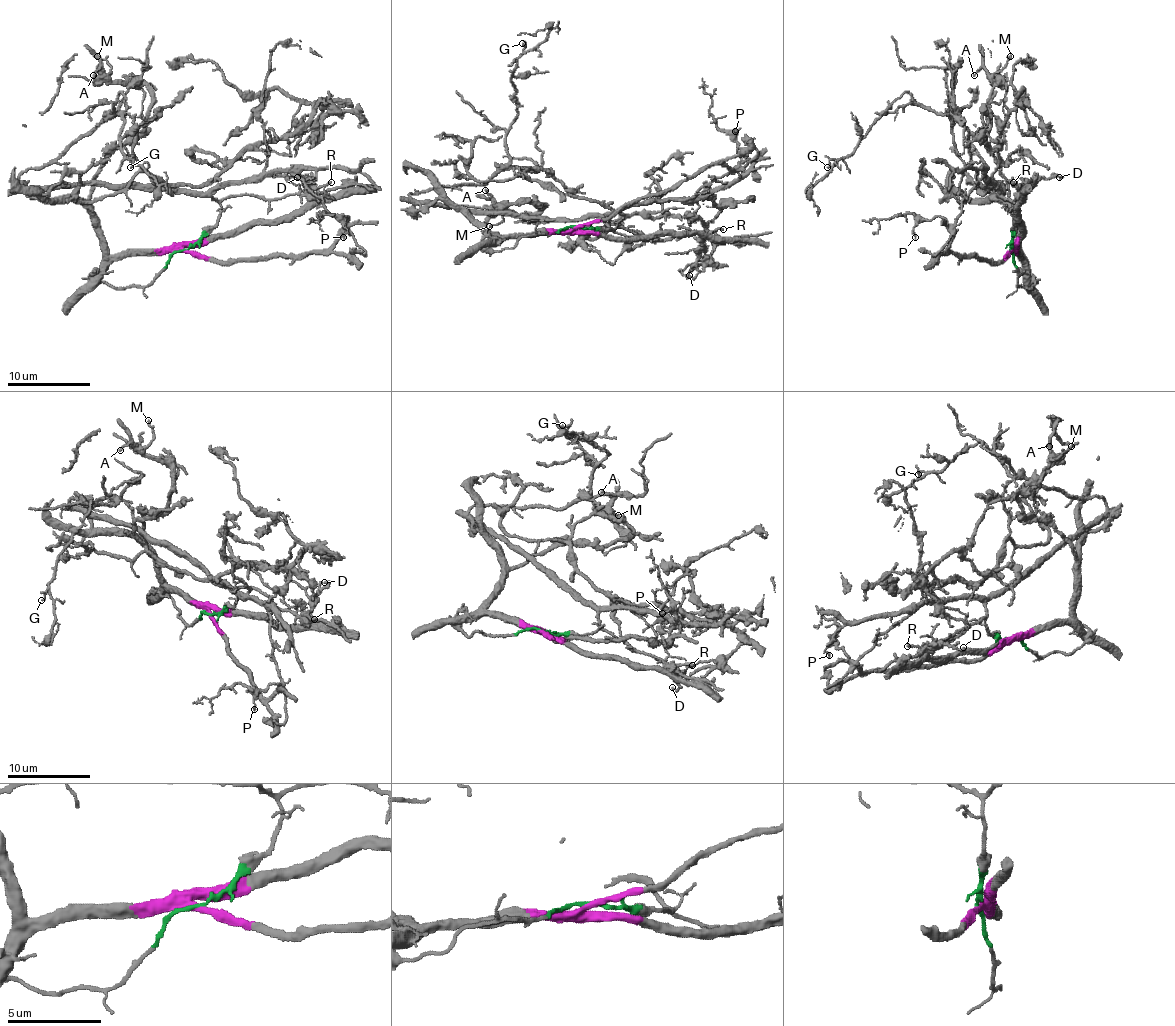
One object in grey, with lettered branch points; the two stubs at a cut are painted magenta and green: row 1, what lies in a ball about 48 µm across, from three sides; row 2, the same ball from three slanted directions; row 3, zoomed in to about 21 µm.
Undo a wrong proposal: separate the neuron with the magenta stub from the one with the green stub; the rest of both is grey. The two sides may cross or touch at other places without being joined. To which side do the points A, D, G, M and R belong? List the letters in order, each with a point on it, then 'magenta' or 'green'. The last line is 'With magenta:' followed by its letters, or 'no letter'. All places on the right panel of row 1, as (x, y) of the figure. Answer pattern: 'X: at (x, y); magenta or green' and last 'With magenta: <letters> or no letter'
A: at (974, 75); magenta
D: at (1059, 177); magenta
G: at (827, 167); green
M: at (1010, 56); magenta
R: at (1013, 182); magenta
With magenta: A, D, M, R

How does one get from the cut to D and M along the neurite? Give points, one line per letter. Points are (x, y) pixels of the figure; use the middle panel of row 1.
D: (576, 227), (578, 231), (594, 231), (607, 237), (696, 233), (700, 237), (696, 275), (690, 275)
M: (576, 227), (493, 235), (482, 225), (522, 202), (543, 206), (514, 215), (501, 208), (503, 219), (489, 227)

